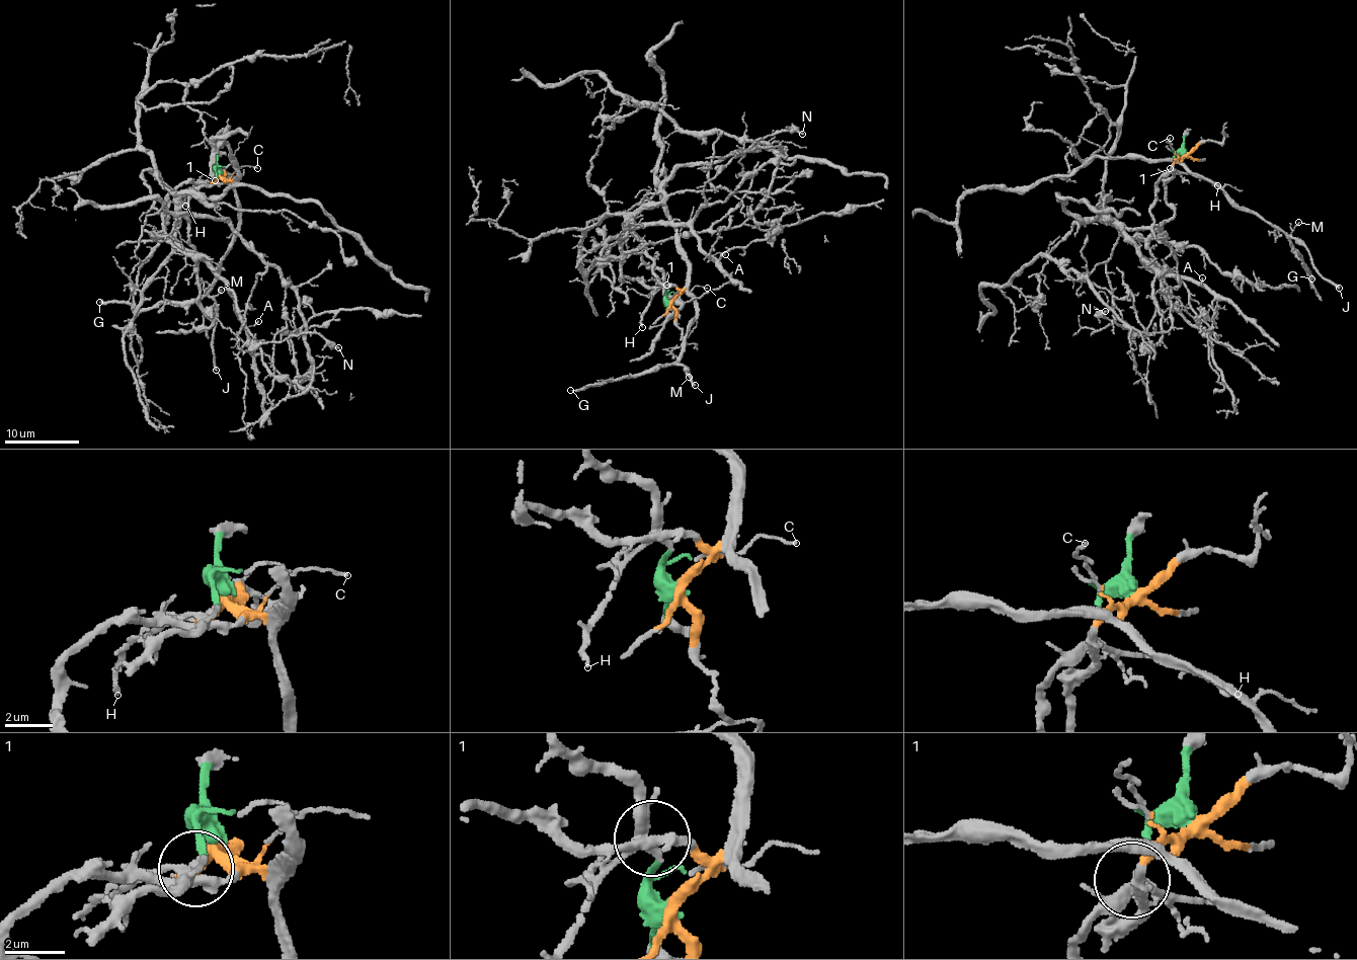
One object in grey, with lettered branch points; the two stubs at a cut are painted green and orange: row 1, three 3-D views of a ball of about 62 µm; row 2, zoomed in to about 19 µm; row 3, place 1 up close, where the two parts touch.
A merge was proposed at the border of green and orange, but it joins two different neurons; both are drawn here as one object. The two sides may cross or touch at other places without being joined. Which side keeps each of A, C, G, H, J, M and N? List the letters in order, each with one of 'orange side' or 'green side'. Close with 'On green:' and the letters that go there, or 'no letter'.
A: green side
C: green side
G: orange side
H: green side
J: orange side
M: orange side
N: green side
On green: A, C, H, N

